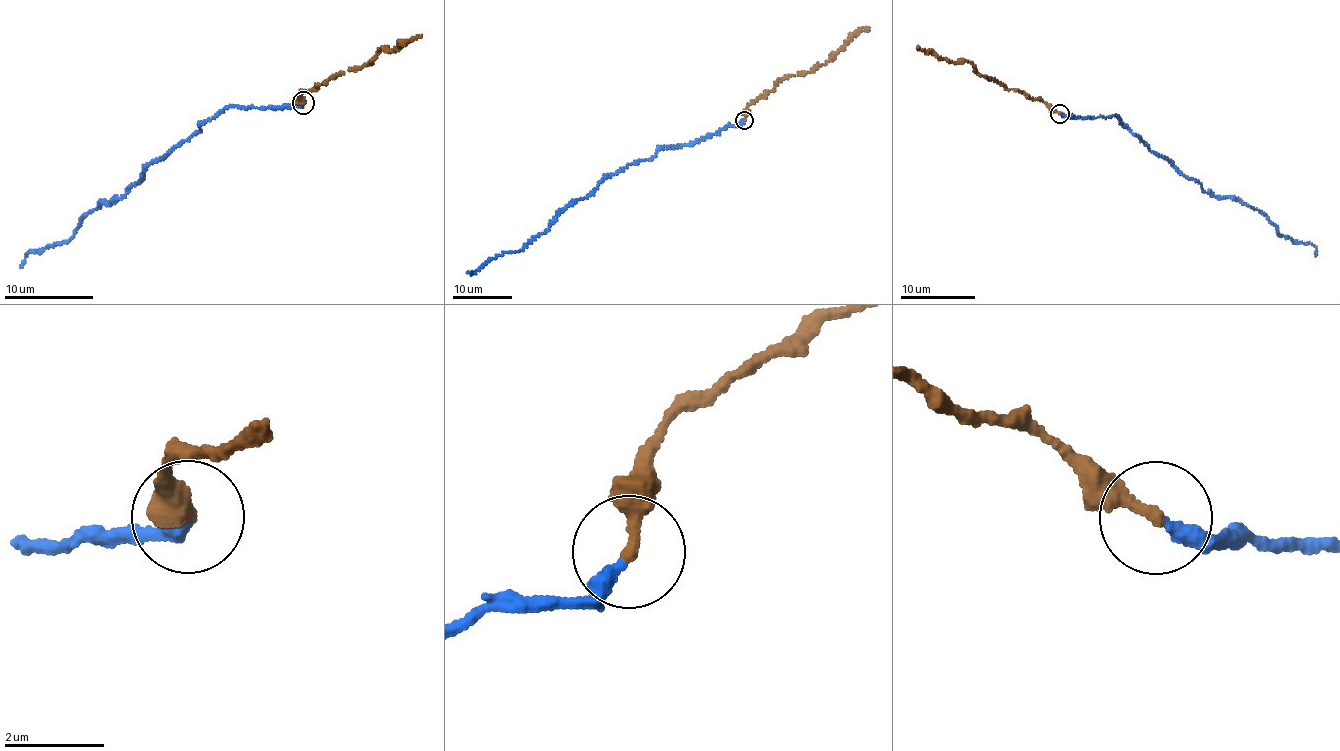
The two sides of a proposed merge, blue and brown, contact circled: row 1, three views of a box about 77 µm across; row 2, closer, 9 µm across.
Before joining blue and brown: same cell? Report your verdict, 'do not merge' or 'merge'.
merge

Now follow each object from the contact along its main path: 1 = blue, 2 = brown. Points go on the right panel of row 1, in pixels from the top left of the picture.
1: (1061, 114), (1120, 117), (1149, 149), (1202, 189), (1252, 207), (1278, 234), (1316, 248), (1316, 256)
2: (1059, 114), (1016, 89), (987, 80), (966, 60), (940, 59), (918, 46)

